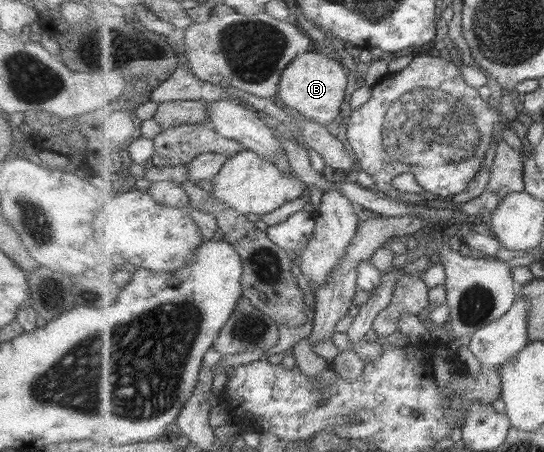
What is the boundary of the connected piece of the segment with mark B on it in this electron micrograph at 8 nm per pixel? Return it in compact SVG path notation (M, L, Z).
M320 47L301 54L287 66L282 74L278 95L280 103L290 111L315 122L334 126L340 117L343 102L347 100L347 86L353 79L348 76L339 58L329 58L323 50L326 49Z

